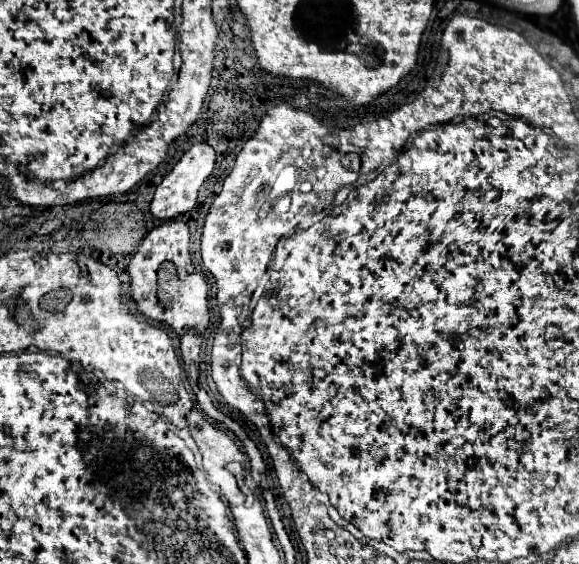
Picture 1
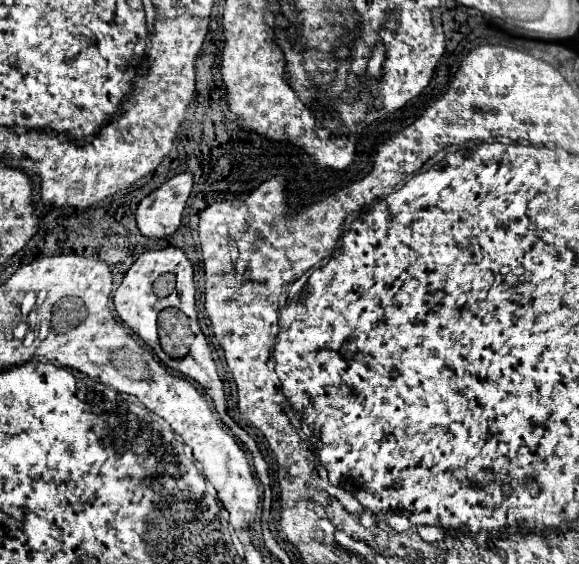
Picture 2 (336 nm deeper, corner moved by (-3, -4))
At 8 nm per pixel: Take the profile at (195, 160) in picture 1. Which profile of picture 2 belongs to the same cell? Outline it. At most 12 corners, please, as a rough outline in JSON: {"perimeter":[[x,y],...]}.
{"perimeter":[[182,172],[136,210],[148,238],[174,234],[194,174]]}

